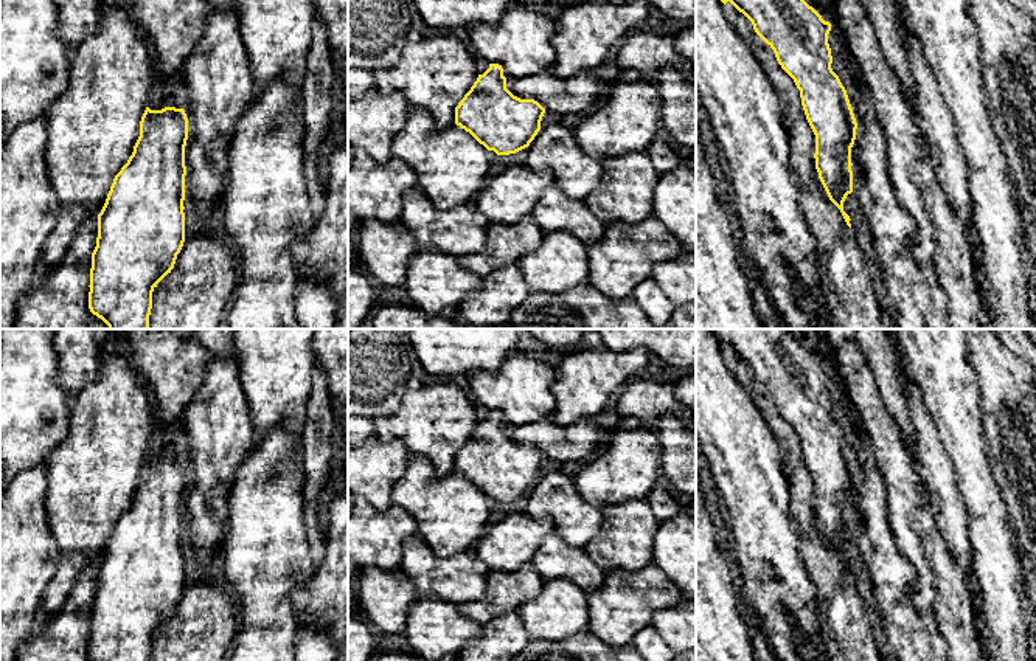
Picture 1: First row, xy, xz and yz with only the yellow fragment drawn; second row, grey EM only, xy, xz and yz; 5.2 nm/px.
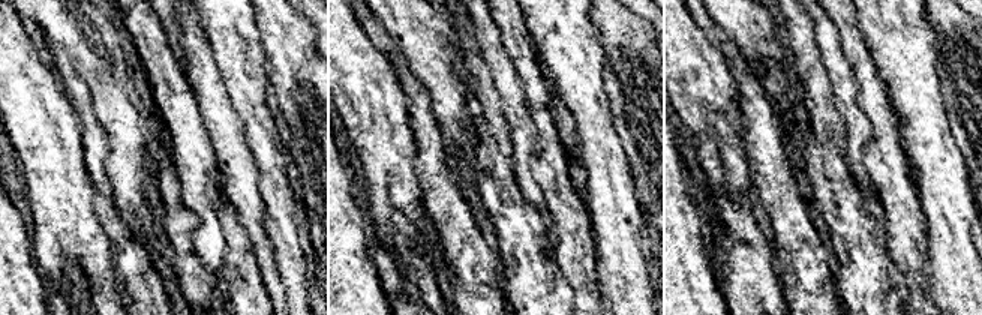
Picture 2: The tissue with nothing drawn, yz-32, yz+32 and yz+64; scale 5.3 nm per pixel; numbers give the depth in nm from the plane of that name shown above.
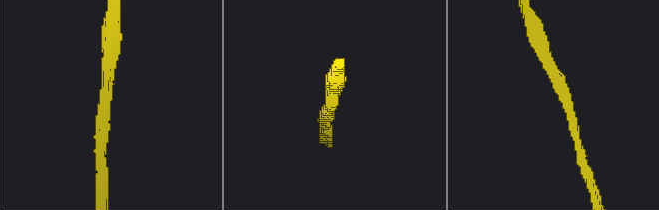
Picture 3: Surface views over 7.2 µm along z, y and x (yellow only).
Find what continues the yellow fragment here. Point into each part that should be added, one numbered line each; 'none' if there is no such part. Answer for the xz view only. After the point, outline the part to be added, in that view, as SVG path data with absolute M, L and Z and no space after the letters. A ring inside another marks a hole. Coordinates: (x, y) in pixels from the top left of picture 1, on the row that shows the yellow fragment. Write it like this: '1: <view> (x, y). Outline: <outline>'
none

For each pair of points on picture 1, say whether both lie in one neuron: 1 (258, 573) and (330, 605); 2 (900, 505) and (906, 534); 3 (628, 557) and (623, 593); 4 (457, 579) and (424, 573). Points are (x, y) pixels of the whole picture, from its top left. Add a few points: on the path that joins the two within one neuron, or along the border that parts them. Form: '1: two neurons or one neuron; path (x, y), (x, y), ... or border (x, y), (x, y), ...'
1: two neurons; border (314, 570), (291, 595), (291, 607), (297, 624)
2: one neuron; path (900, 512), (901, 526)
3: two neurons; border (651, 564), (636, 570), (614, 568), (606, 573)
4: one neuron; path (449, 579), (432, 576)

